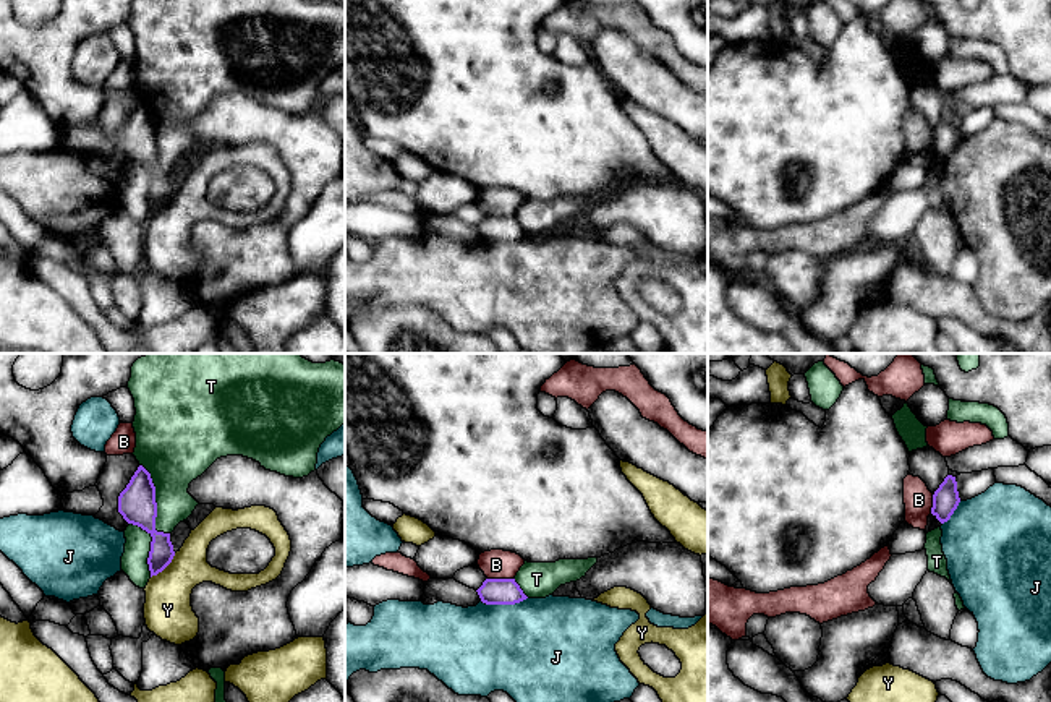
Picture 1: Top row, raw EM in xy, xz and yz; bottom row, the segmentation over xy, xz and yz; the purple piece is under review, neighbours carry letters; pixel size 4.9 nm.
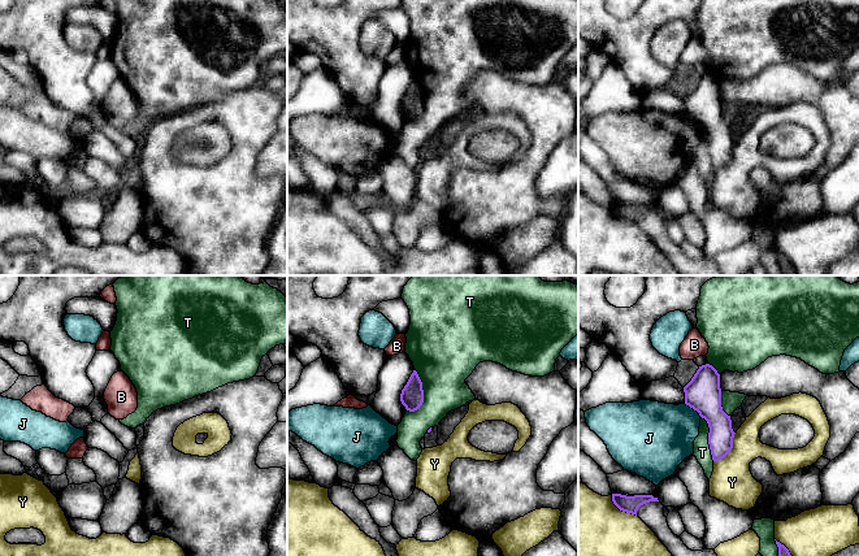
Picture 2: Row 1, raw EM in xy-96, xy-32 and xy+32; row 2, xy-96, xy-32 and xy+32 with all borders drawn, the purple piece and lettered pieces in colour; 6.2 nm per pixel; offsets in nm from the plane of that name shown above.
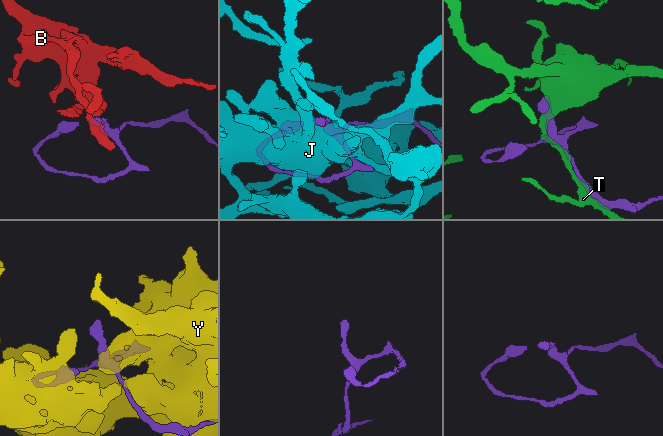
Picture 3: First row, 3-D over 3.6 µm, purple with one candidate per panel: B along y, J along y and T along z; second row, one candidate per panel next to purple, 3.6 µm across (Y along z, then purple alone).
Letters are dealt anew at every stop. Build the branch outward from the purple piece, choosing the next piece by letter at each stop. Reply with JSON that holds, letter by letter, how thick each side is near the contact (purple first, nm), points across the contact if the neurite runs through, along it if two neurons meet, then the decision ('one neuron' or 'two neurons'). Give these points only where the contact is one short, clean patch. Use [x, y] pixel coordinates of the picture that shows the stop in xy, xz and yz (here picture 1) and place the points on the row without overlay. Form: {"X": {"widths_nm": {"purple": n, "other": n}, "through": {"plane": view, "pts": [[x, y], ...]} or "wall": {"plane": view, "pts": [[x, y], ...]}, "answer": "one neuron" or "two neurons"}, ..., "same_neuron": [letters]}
{"B": {"widths_nm": {"purple": 130, "other": 140}, "wall": {"plane": "xz", "pts": [[488, 214], [514, 216]]}, "answer": "two neurons"}, "J": {"widths_nm": {"purple": 130, "other": 460}, "answer": "two neurons"}, "T": {"widths_nm": {"purple": 190, "other": 300}, "answer": "two neurons"}, "Y": {"widths_nm": {"purple": 120, "other": 240}, "answer": "two neurons"}, "same_neuron": []}

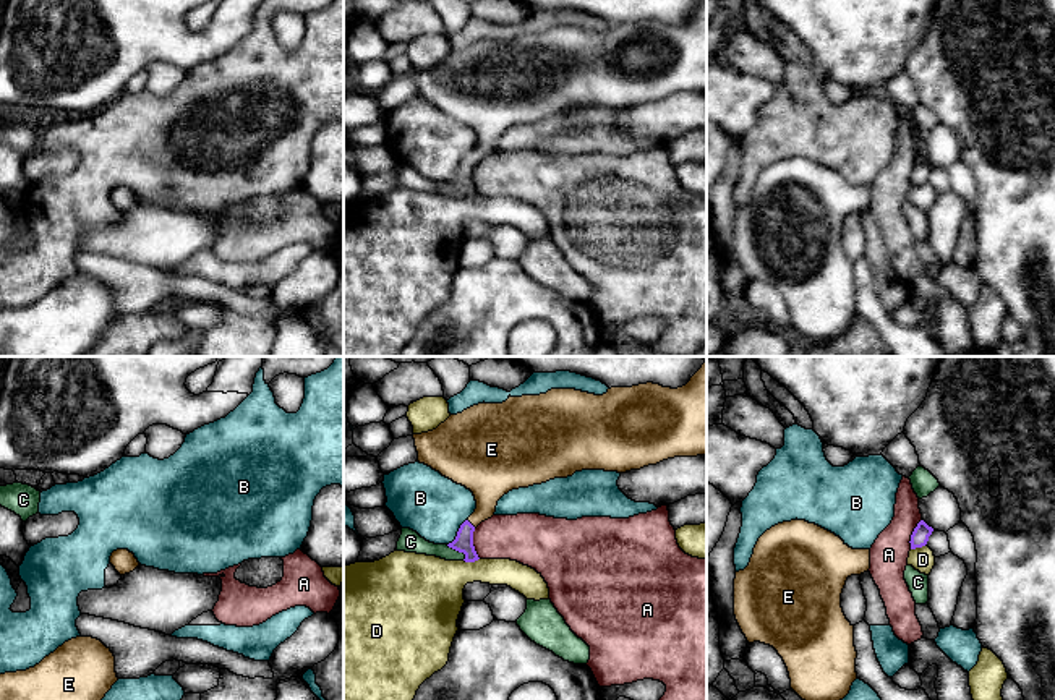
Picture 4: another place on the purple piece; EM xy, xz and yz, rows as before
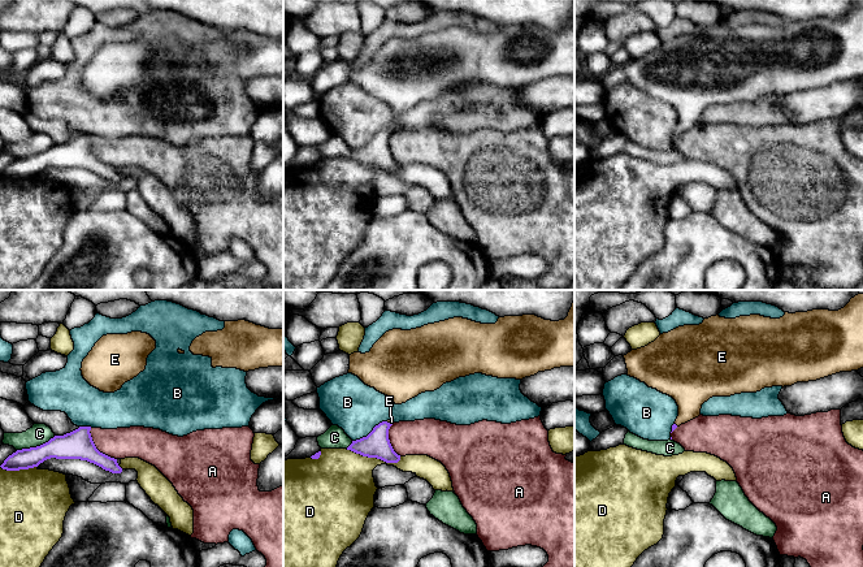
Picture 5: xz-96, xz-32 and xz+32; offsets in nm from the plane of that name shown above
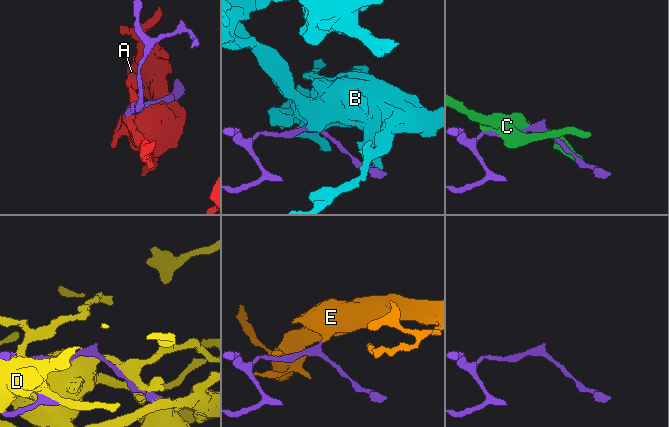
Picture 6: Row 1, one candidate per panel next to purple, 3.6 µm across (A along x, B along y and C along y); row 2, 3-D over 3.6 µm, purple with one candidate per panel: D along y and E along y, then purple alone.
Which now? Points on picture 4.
{"A": {"widths_nm": {"purple": 100, "other": 240}, "wall": {"plane": "xz", "pts": [[474, 166], [474, 187], [480, 195]]}, "answer": "two neurons"}, "B": {"widths_nm": {"purple": 100, "other": 320}, "answer": "two neurons"}, "C": {"widths_nm": {"purple": 100, "other": 110}, "answer": "two neurons"}, "D": {"widths_nm": {"purple": 100, "other": 340}, "answer": "two neurons"}, "E": {"widths_nm": {"purple": 100, "other": 220}, "through": {"plane": "xz", "pts": [[464, 179], [470, 161], [485, 146], [488, 114]]}, "answer": "one neuron"}, "same_neuron": ["E"]}

